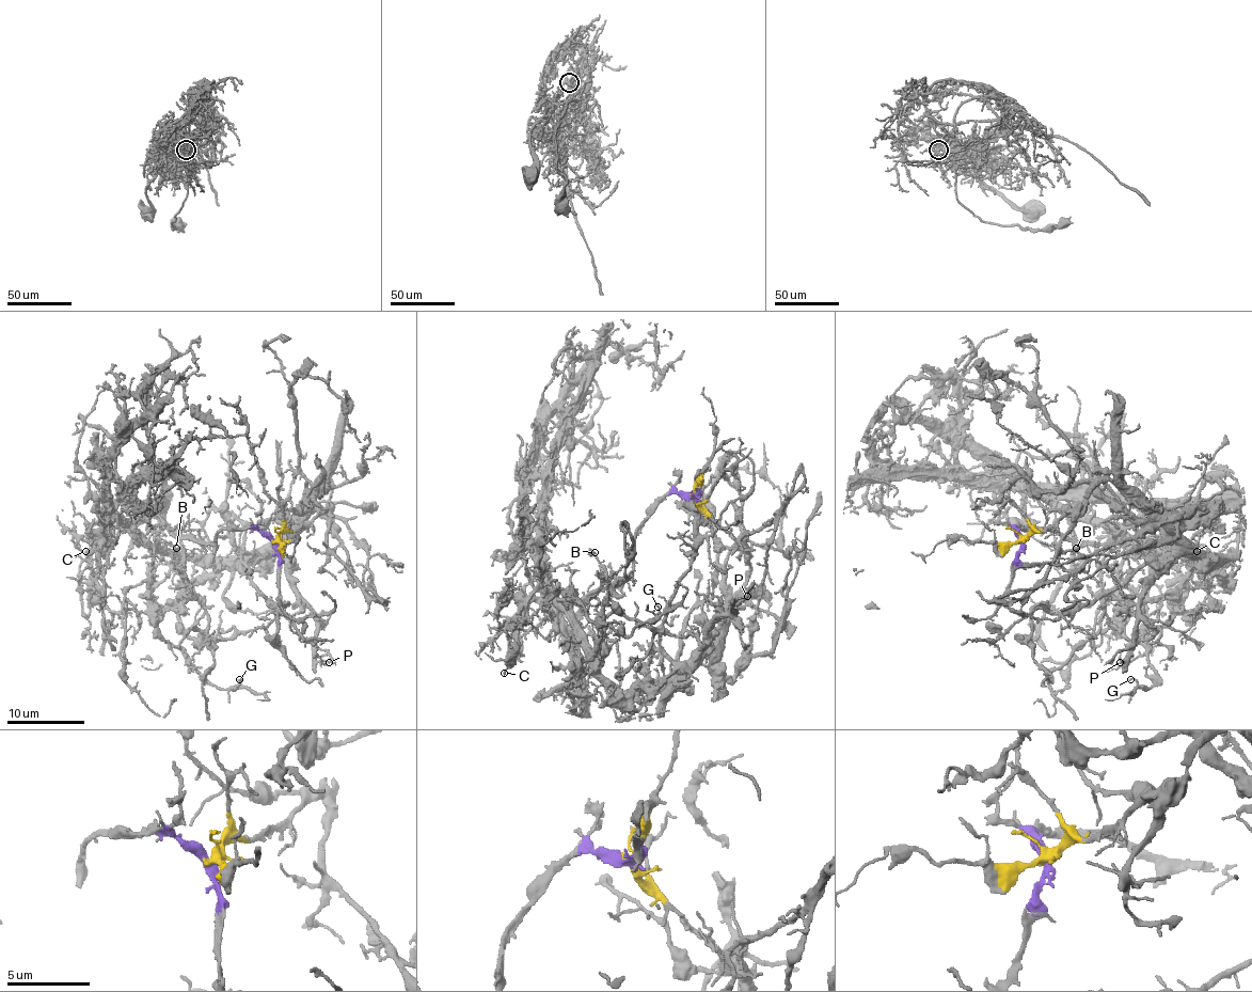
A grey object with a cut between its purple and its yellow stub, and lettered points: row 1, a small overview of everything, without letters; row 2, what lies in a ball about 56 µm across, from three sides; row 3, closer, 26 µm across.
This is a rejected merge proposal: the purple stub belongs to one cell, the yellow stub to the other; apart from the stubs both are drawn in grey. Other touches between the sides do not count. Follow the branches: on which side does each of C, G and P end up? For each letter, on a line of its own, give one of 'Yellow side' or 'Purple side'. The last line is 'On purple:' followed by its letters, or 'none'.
C: Yellow side
G: Yellow side
P: Yellow side
On purple: none

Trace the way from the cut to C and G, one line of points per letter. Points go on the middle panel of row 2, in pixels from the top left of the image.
C: (692, 498), (744, 551), (749, 572), (720, 632), (664, 681), (618, 691), (584, 631), (539, 588), (504, 673)
G: (692, 498), (744, 551), (745, 586), (720, 632), (664, 681), (618, 691), (570, 594), (626, 636), (656, 605)

